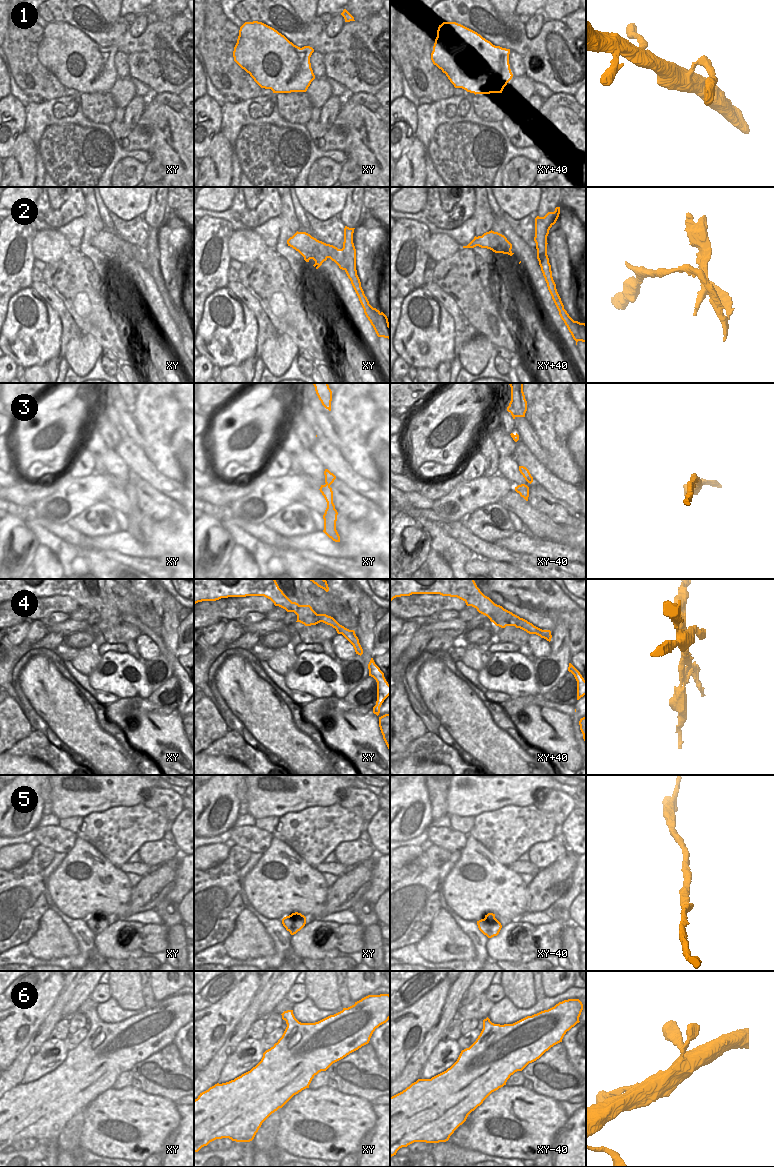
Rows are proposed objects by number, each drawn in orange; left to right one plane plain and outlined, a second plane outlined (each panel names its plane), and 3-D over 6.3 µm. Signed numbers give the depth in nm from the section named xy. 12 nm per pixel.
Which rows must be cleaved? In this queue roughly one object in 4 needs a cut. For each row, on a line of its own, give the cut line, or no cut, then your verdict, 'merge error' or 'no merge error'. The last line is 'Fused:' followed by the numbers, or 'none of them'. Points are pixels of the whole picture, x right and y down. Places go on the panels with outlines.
1: cut none; no merge error
2: cut xy (341, 249), (344, 255), (345, 269); merge error
3: cut none; no merge error
4: cut xy (338, 623), (335, 628); merge error
5: cut none; no merge error
6: cut none; no merge error
Fused: 2, 4

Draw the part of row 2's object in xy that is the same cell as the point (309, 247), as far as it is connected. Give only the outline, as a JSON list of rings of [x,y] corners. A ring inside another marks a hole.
[[[296,232],[287,240],[288,246],[298,251],[306,262],[315,261],[313,265],[318,269],[324,261],[330,258],[340,269],[345,270],[345,258],[342,249],[317,240],[306,232]]]

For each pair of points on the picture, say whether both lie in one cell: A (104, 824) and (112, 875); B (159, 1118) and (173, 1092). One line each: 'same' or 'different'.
A: different
B: different

